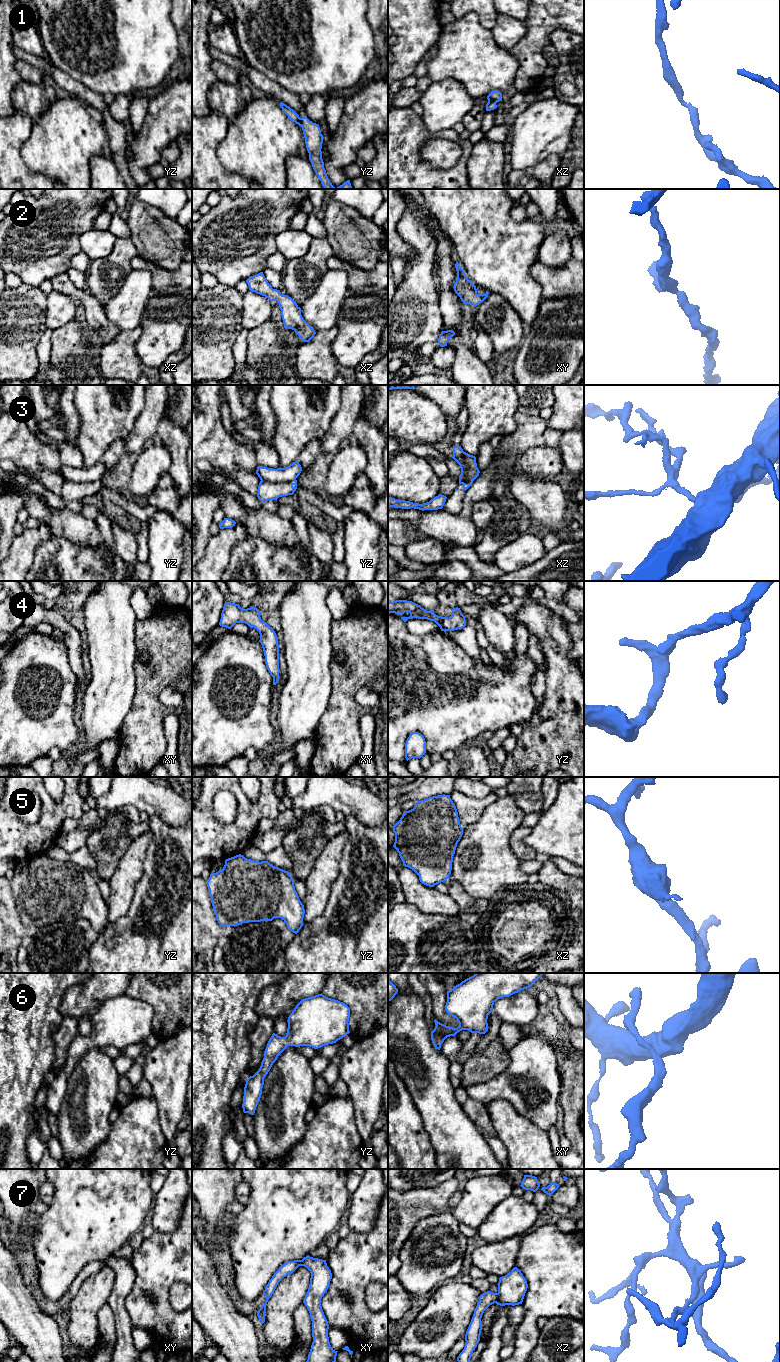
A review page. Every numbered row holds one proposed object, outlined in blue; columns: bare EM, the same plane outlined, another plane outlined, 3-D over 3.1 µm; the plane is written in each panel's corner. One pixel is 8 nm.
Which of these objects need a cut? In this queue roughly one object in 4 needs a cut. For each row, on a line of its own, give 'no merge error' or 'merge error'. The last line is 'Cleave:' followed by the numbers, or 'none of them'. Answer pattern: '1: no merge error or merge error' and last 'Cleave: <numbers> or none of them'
1: merge error
2: no merge error
3: merge error
4: no merge error
5: no merge error
6: no merge error
7: merge error
Cleave: 1, 3, 7

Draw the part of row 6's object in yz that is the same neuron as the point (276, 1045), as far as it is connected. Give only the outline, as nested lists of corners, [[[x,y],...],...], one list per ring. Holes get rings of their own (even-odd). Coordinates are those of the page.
[[[322,993],[302,999],[288,1017],[286,1036],[272,1034],[259,1070],[246,1080],[243,1112],[254,1115],[262,1095],[264,1078],[288,1046],[318,1049],[336,1043],[350,1033],[349,1018],[350,1008],[345,1003]]]

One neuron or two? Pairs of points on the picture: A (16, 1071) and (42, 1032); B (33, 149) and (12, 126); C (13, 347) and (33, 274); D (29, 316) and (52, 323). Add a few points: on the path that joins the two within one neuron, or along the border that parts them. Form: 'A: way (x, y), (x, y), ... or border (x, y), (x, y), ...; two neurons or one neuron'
A: way (16, 1061), (16, 1058), (32, 1042); one neuron
B: border (32, 124), (30, 135), (21, 148), (25, 164); two neurons
C: border (22, 282), (38, 287); two neurons
D: border (47, 298), (45, 310), (46, 327); two neurons

